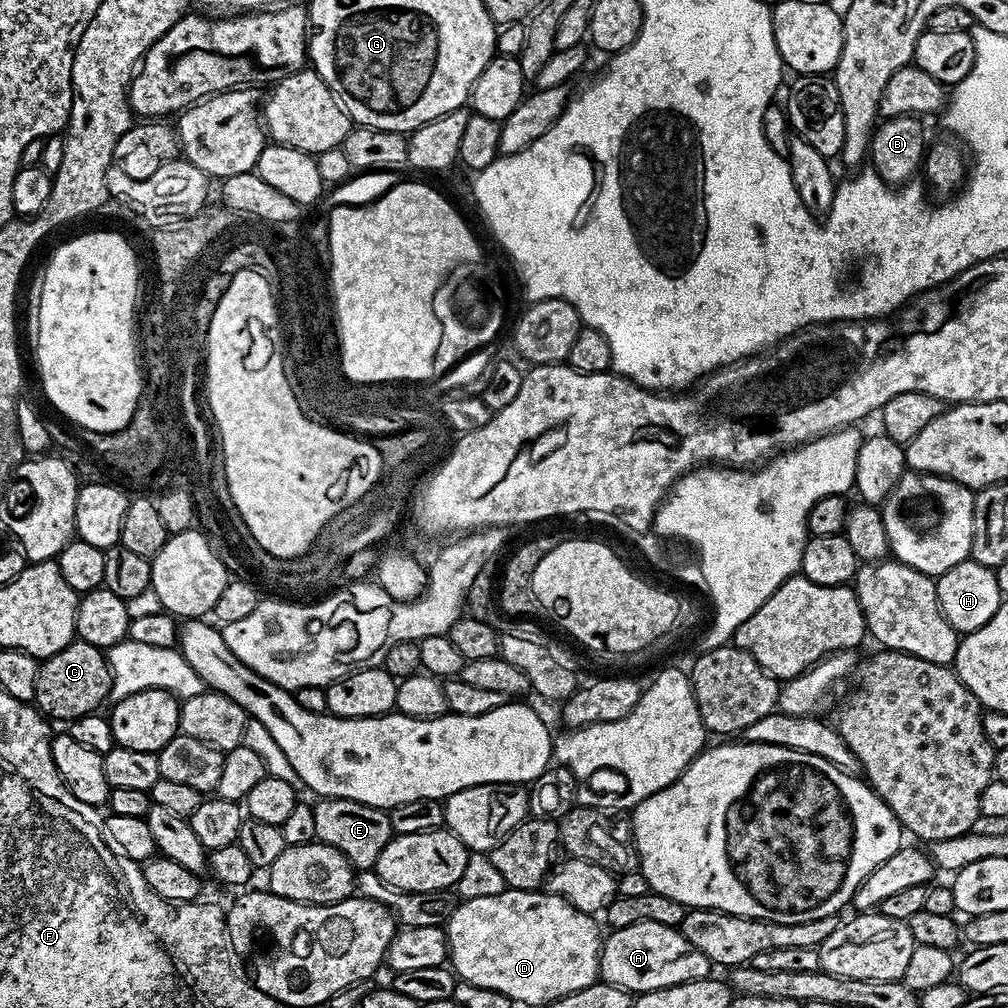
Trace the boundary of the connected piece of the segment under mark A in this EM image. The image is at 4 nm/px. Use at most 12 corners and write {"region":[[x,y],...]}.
{"region":[[679,928],[609,931],[599,979],[633,994],[706,980]]}

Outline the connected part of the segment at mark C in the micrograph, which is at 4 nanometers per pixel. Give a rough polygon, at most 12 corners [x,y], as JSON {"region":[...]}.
{"region":[[76,638],[43,657],[35,707],[90,716],[112,695],[105,649]]}

